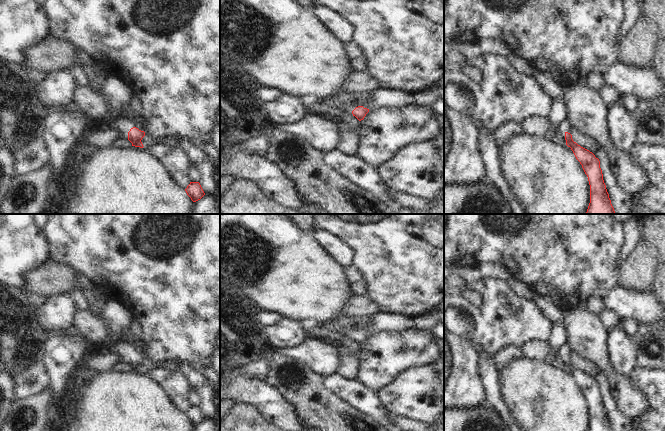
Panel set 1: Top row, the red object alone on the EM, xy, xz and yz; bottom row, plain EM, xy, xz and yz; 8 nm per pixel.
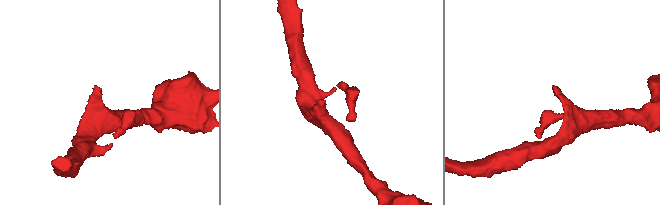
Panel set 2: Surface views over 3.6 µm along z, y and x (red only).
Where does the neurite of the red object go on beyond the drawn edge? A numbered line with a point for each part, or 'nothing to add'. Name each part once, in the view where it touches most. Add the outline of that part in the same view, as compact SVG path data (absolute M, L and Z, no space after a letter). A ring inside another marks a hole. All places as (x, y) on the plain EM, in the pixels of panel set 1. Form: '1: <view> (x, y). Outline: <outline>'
1: xy (122, 349). Outline: M124 342L114 343L111 348L111 352L120 356L125 362L128 362L128 356L133 351L136 351L135 348Z

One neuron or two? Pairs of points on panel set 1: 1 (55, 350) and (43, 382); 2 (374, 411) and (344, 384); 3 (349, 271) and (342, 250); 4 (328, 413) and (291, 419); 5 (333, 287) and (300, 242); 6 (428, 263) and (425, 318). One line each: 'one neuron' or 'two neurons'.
1: two neurons
2: one neuron
3: two neurons
4: two neurons
5: one neuron
6: two neurons

